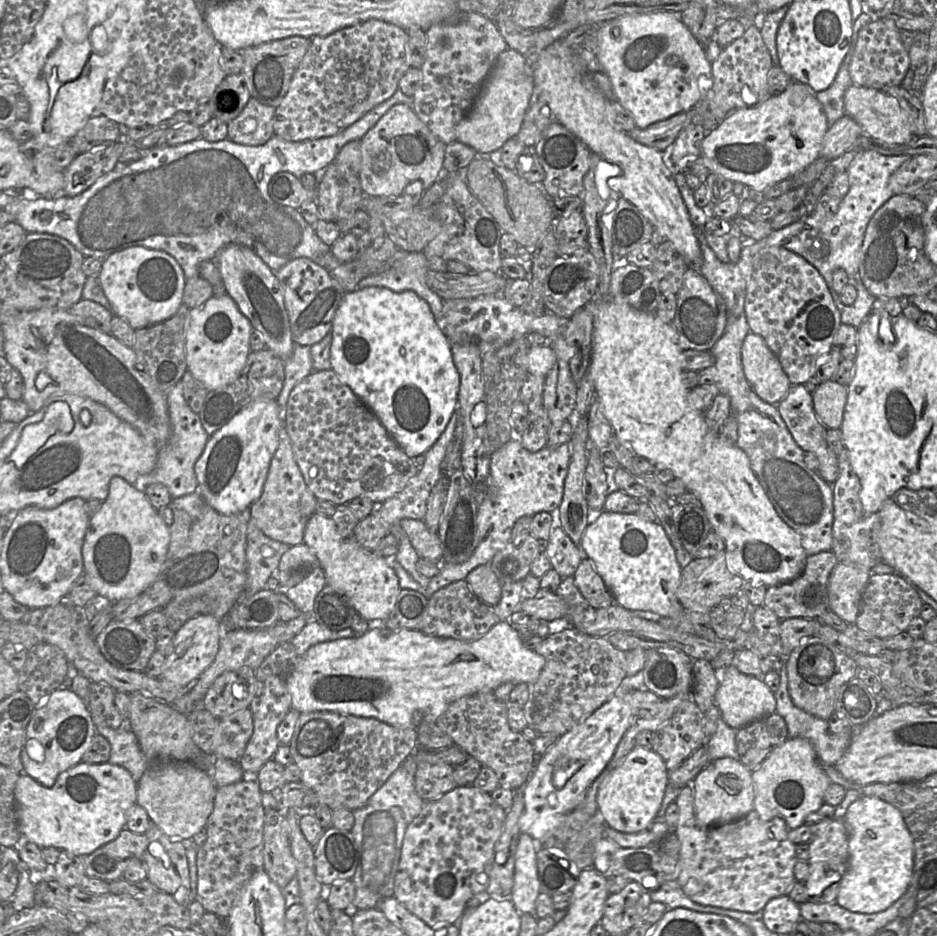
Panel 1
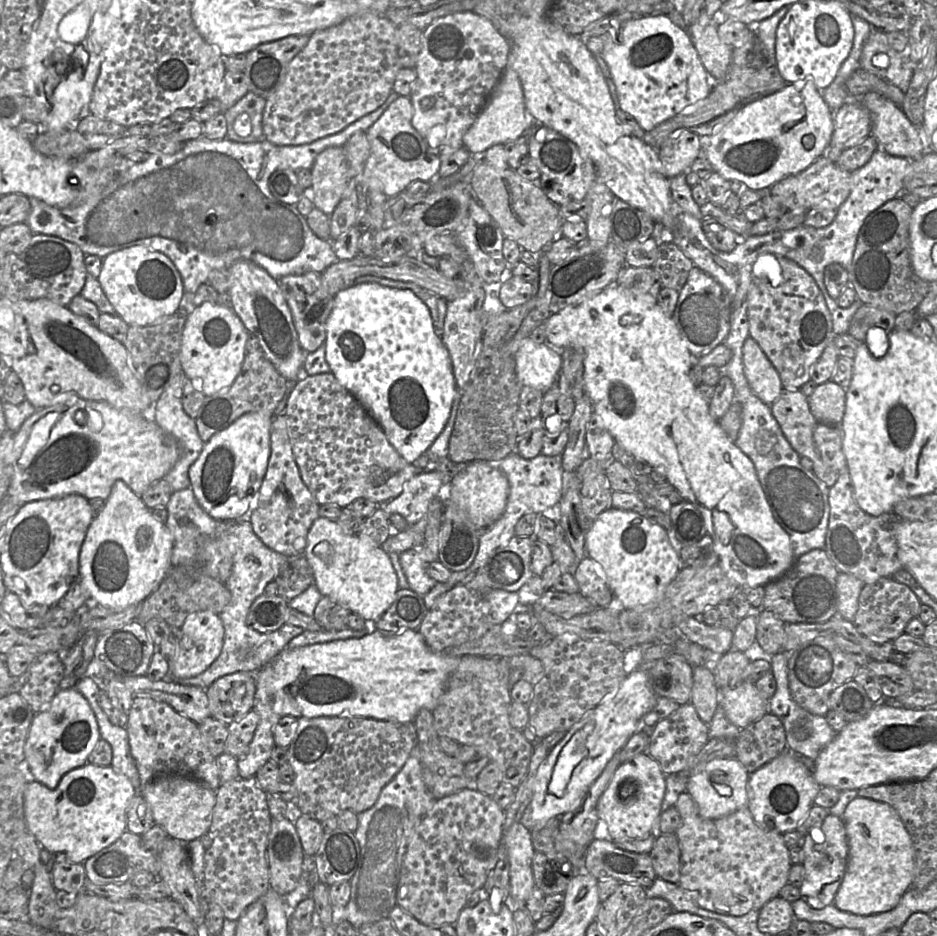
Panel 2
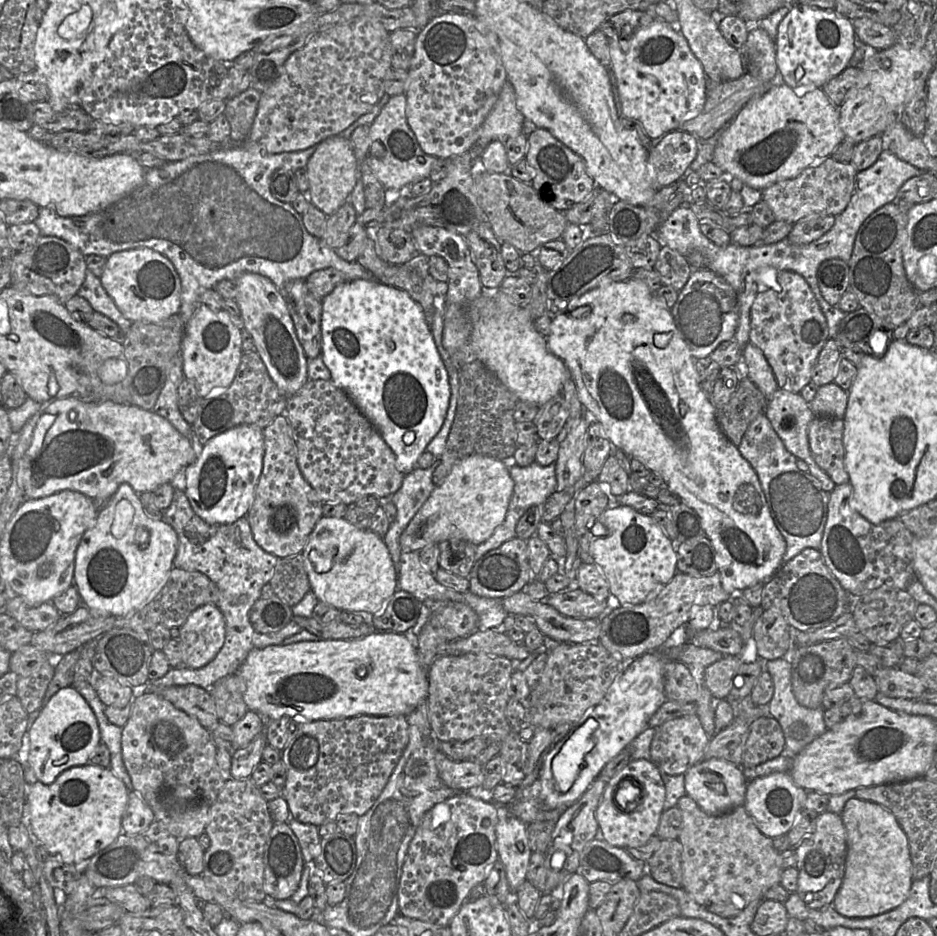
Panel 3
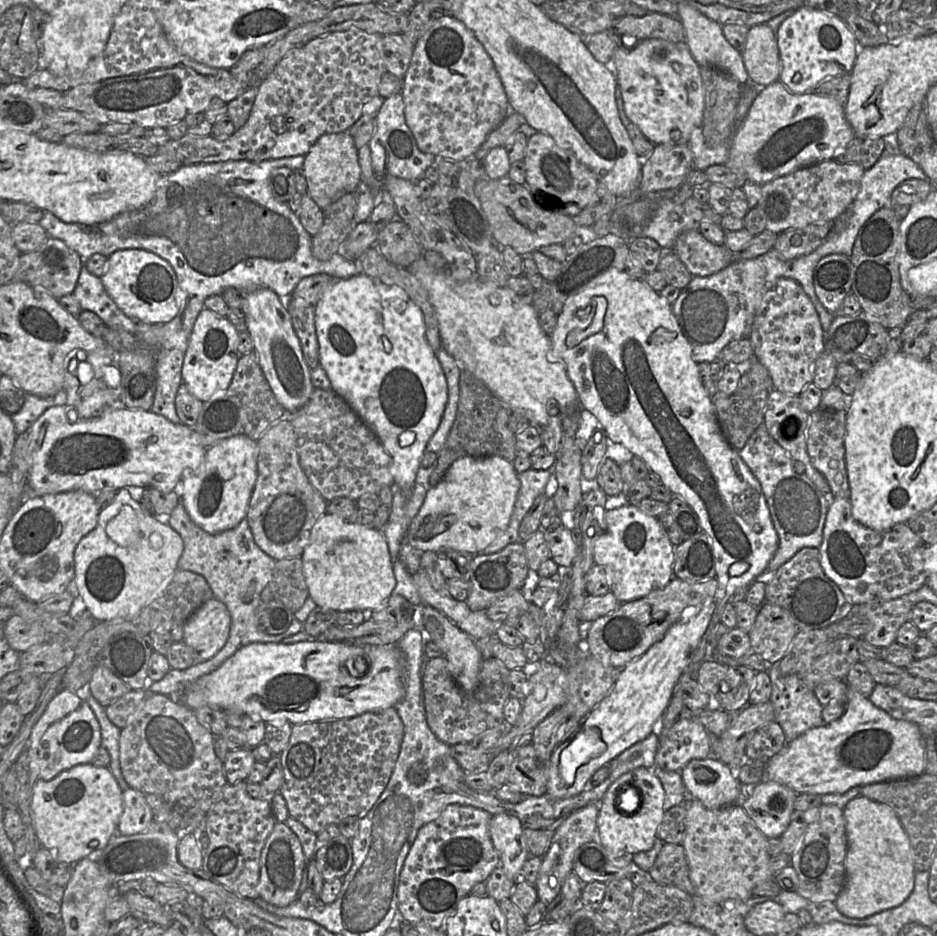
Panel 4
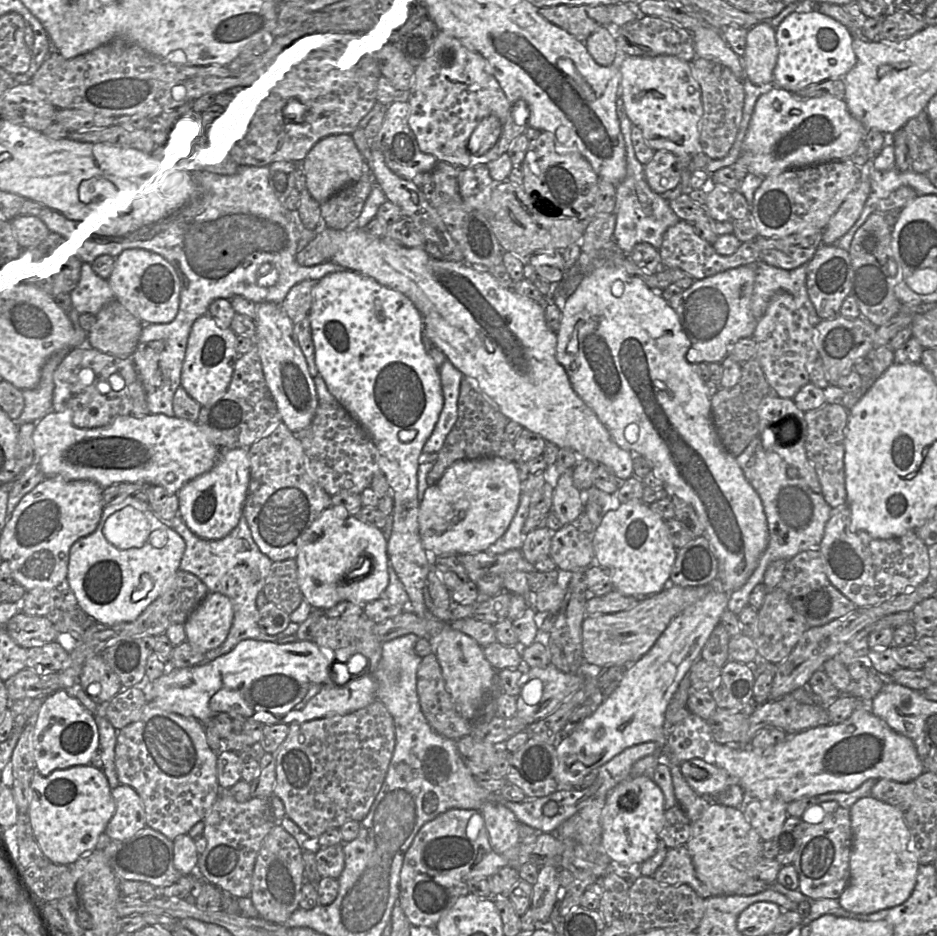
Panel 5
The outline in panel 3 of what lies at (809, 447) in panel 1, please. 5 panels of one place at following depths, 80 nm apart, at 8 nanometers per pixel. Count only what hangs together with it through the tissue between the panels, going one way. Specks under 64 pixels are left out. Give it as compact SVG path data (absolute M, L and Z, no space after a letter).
M778 388L767 401L764 414L783 442L785 448L795 457L805 461L808 465L808 472L819 481L821 487L829 493L832 492L836 484L830 476L816 464L809 448L807 431L815 415L811 411L809 404L801 397L800 393L788 392Z

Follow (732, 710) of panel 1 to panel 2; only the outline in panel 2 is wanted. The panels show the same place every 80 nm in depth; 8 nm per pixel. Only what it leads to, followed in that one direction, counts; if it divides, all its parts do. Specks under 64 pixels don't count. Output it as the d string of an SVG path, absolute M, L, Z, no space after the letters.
M750 682L720 690L719 705L723 707L727 719L739 729L767 714L768 701L755 684Z

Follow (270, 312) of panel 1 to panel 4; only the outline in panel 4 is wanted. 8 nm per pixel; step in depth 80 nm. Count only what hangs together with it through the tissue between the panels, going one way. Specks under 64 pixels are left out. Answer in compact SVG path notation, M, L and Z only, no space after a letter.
M261 288L245 294L242 311L263 374L277 401L287 413L293 413L309 401L314 386L311 369L304 359L300 340L286 309L287 301L288 299L281 299L274 291Z

